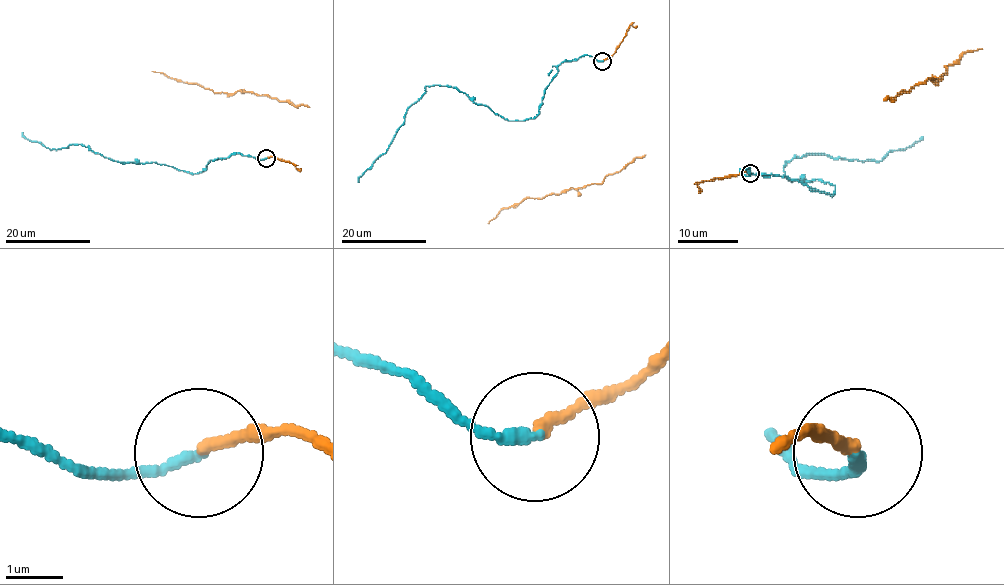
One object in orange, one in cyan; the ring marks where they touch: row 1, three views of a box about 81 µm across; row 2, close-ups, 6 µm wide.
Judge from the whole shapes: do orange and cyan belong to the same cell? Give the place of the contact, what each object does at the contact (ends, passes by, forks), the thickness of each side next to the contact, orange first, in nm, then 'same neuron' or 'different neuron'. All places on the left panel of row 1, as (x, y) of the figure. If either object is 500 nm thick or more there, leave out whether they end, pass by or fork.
place (266, 158); orange ends; cyan ends; calibres 200 and 200 nm; same neuron

